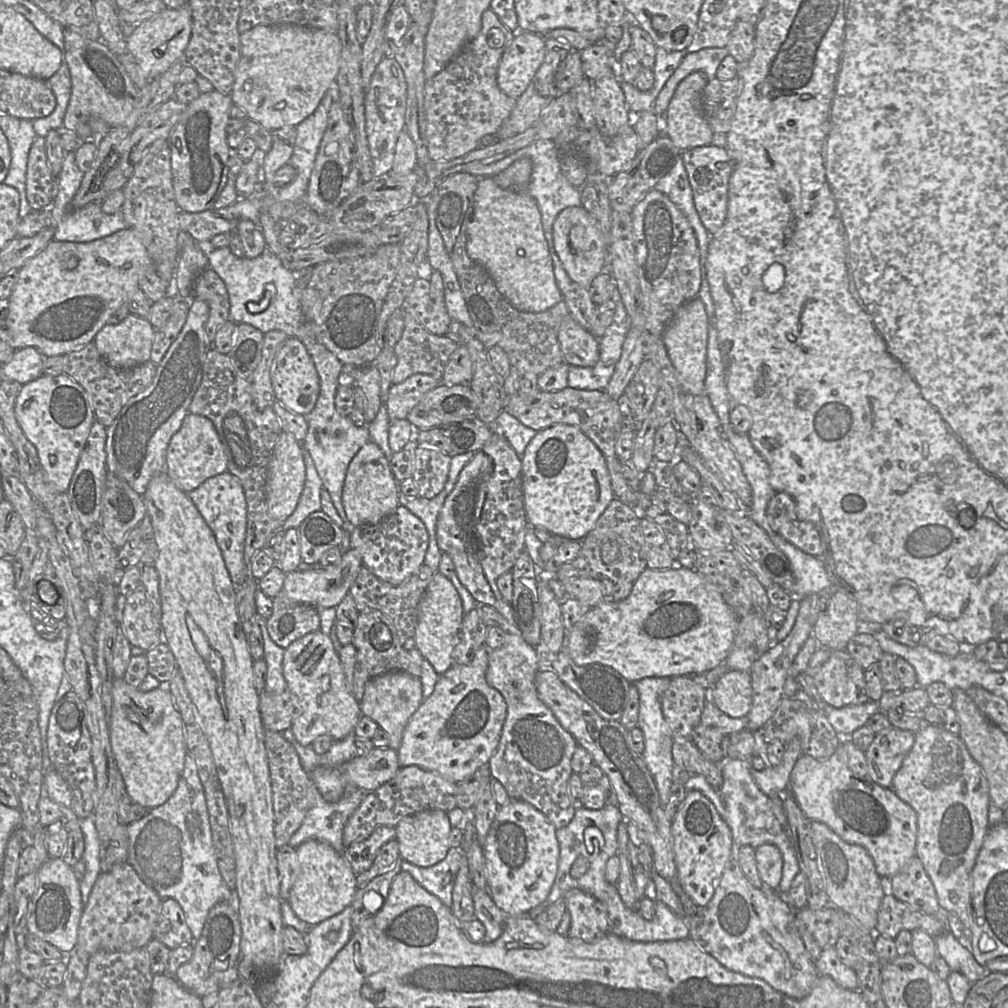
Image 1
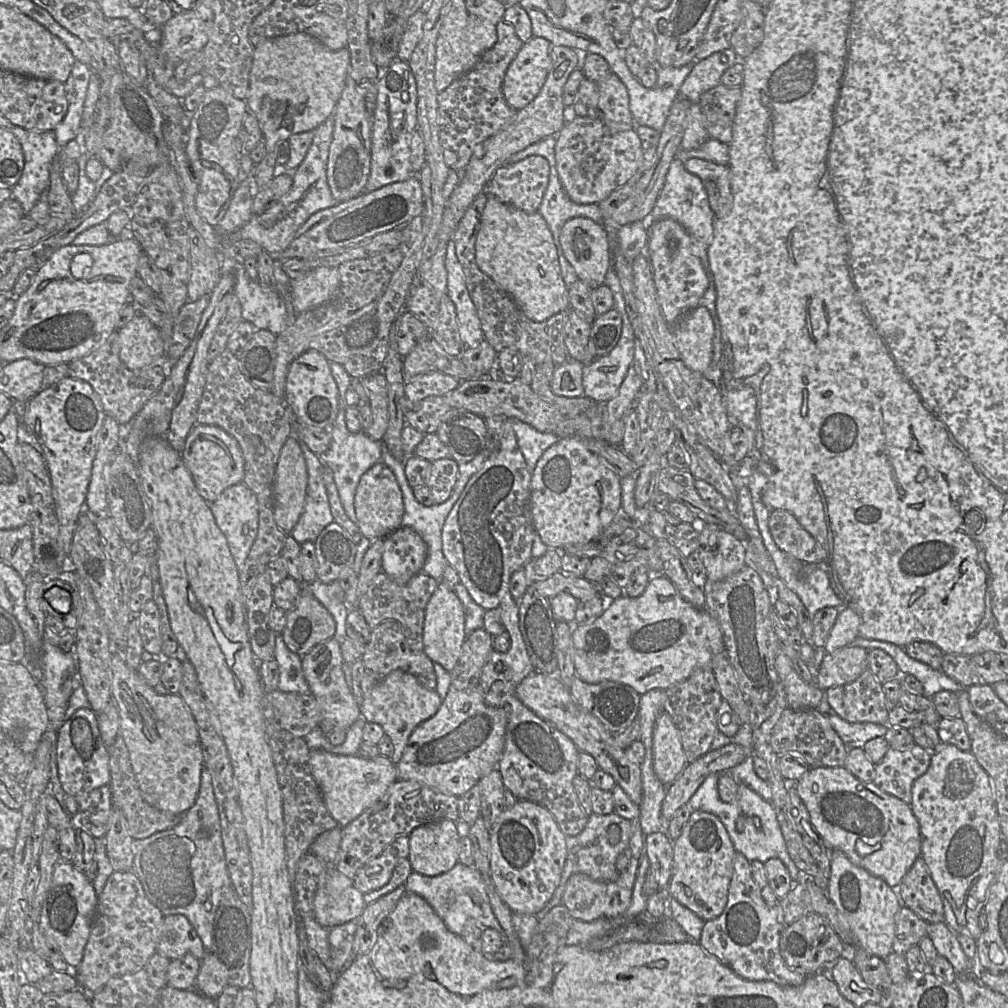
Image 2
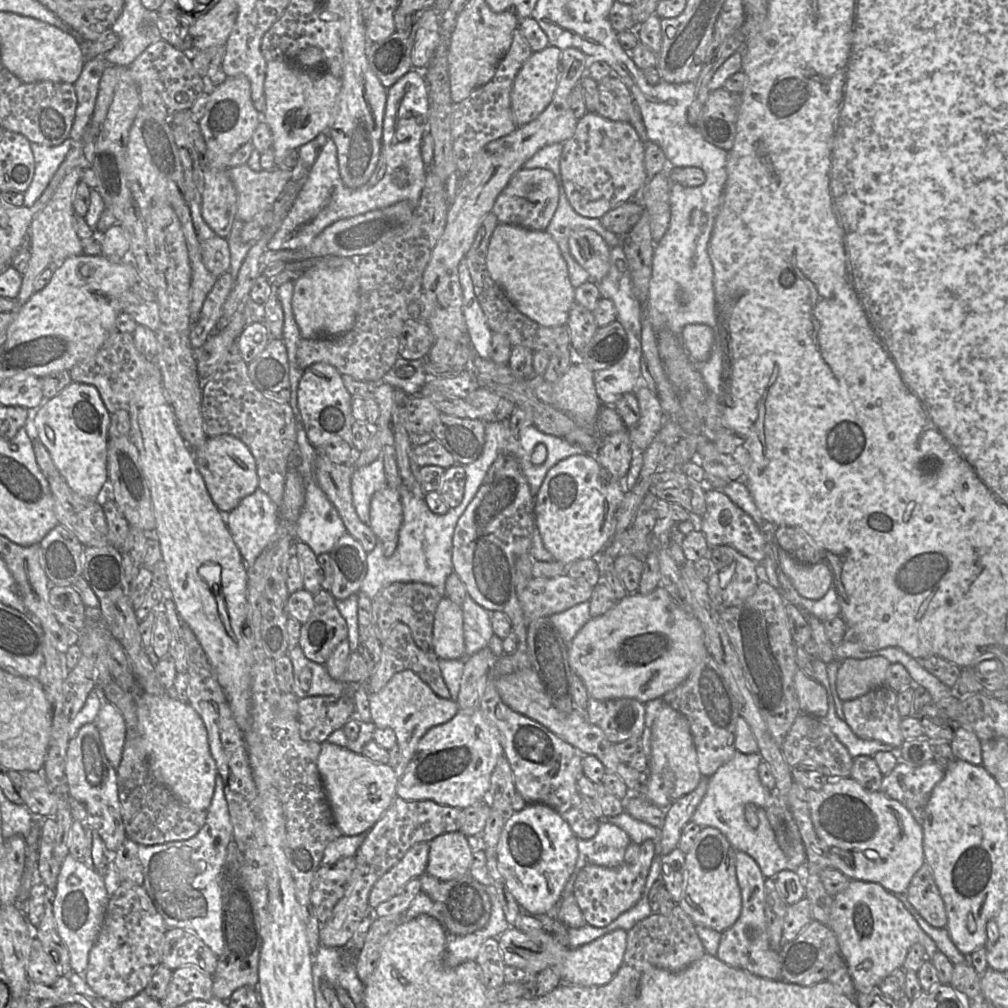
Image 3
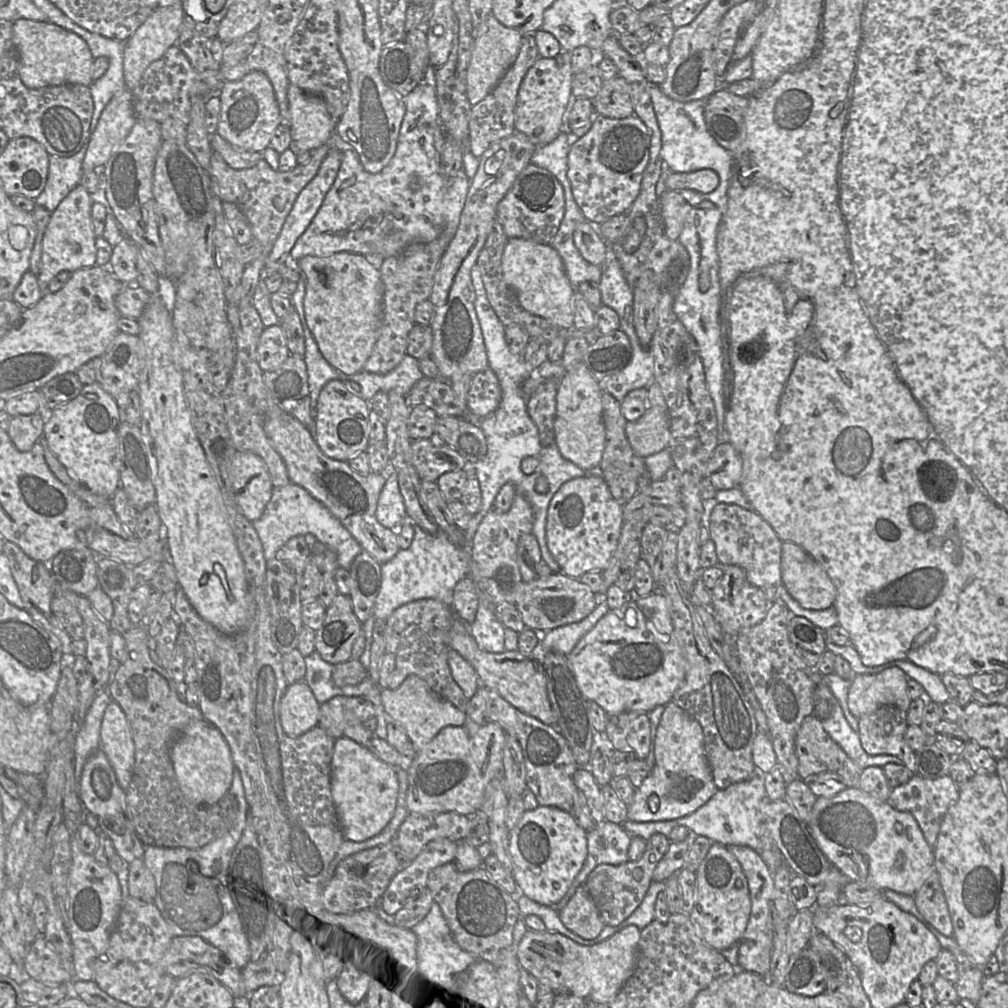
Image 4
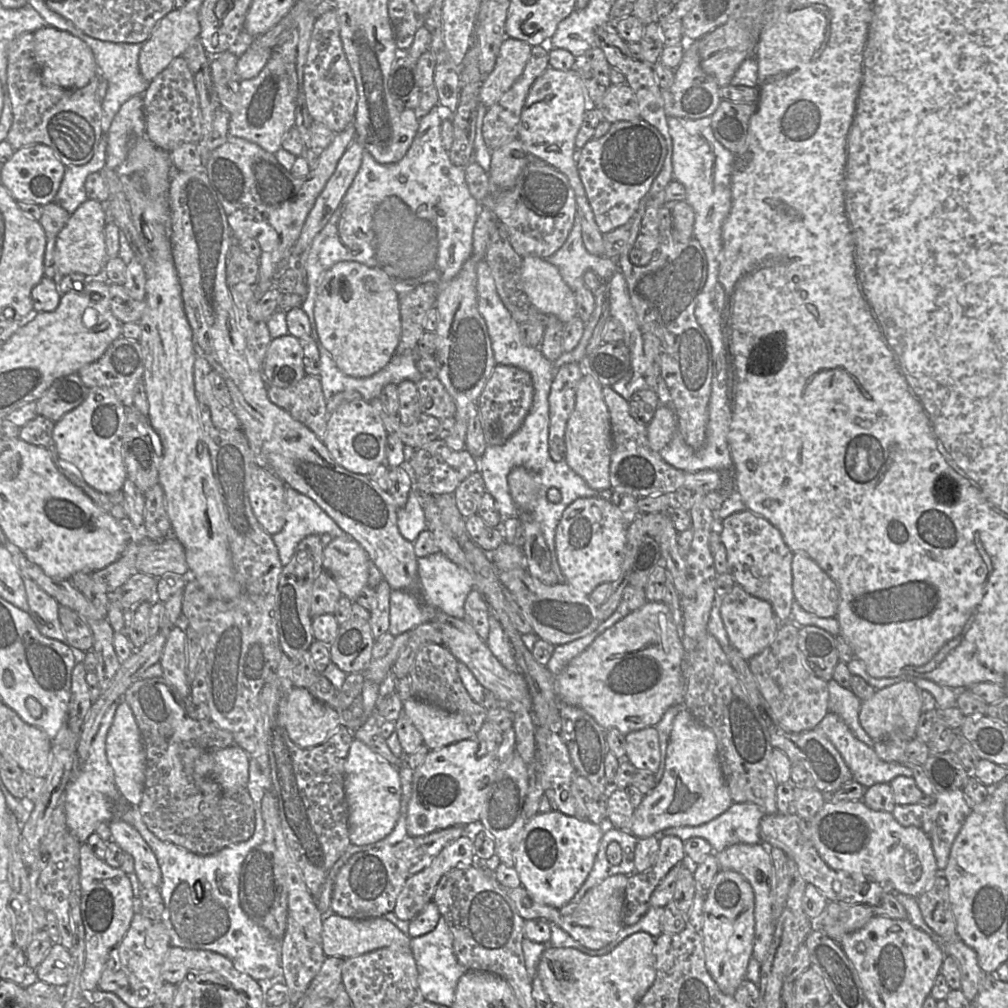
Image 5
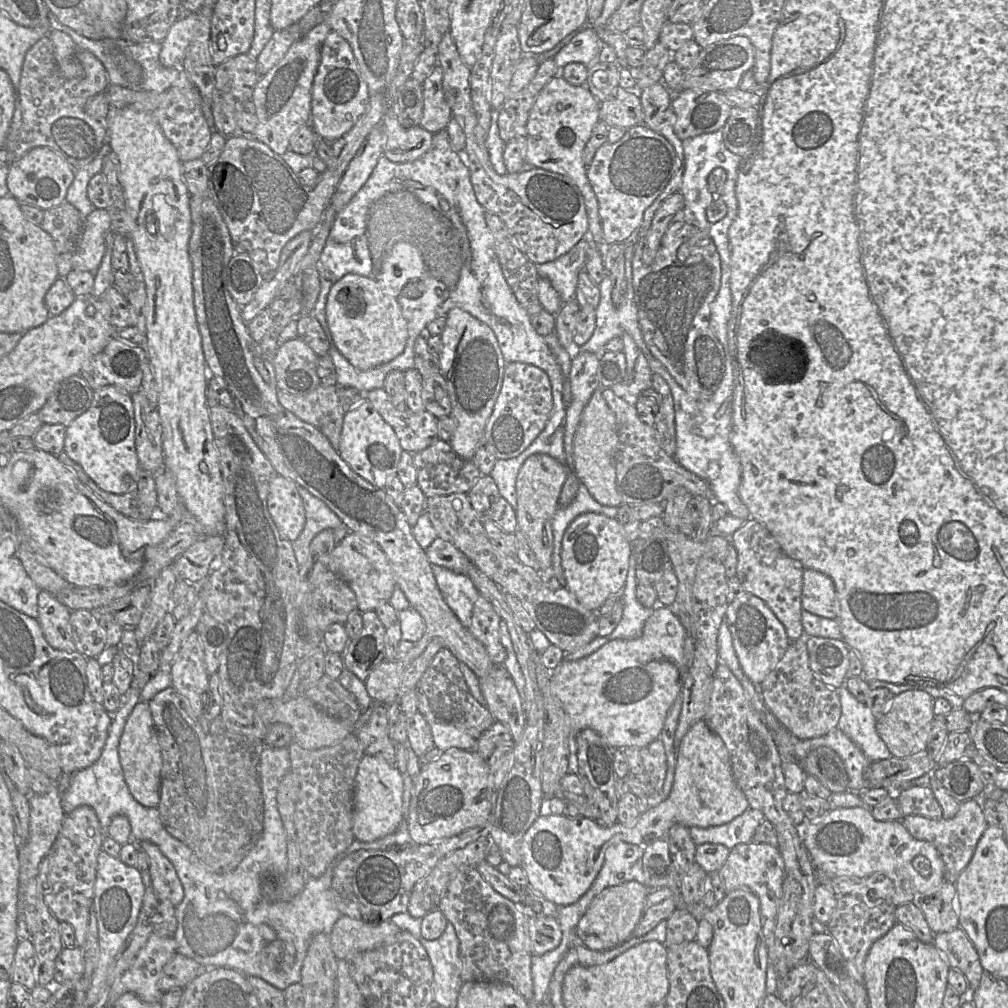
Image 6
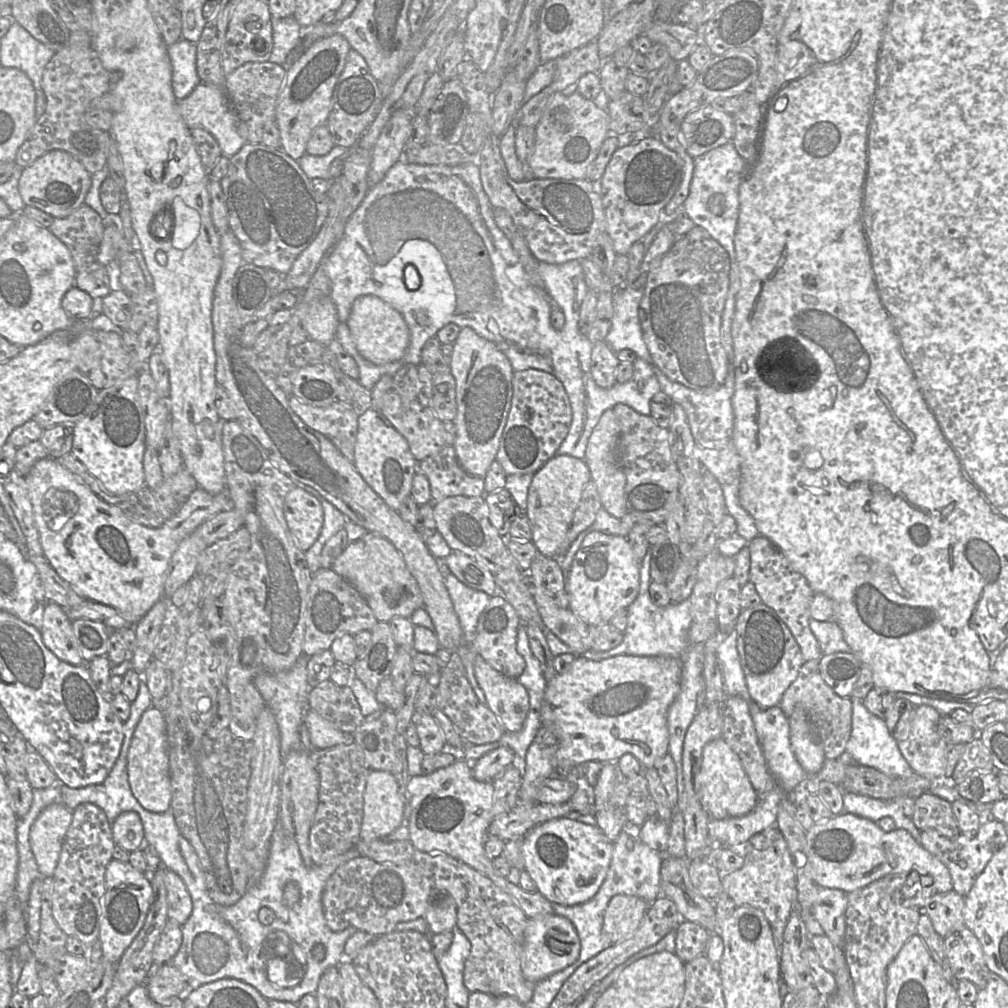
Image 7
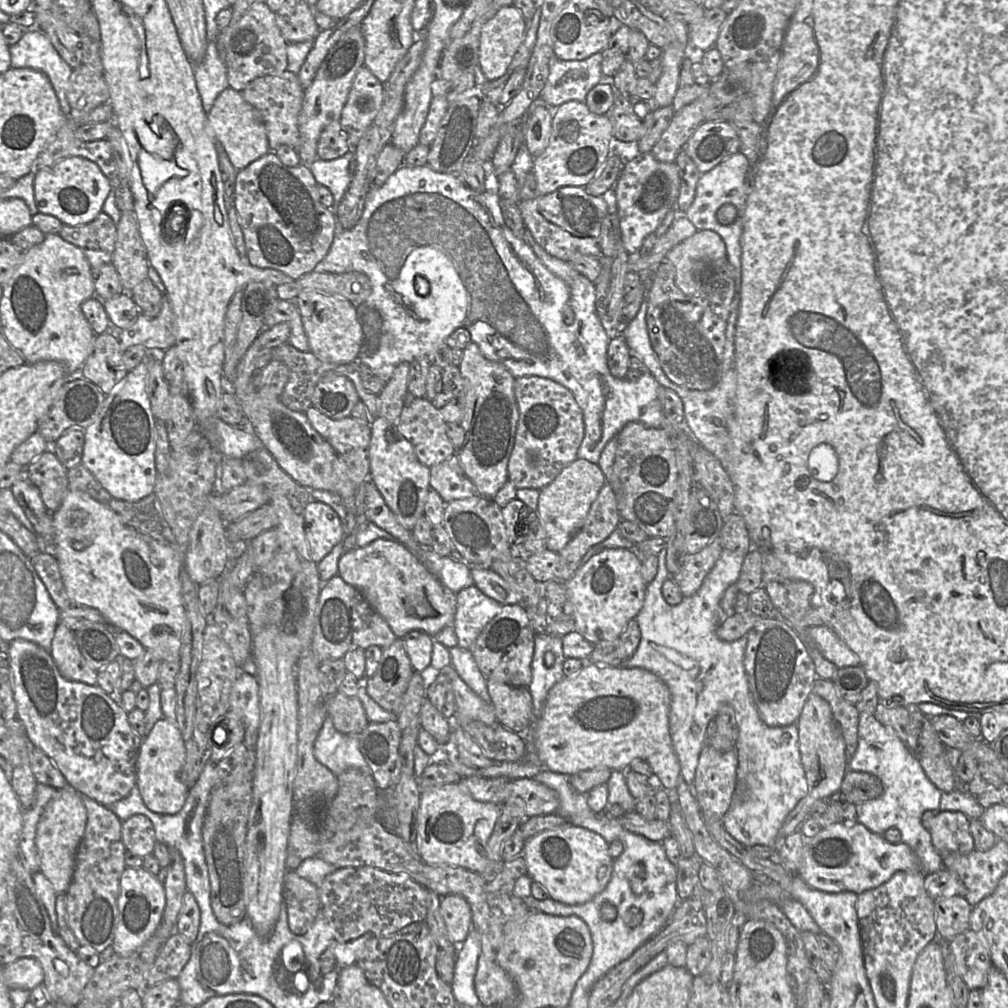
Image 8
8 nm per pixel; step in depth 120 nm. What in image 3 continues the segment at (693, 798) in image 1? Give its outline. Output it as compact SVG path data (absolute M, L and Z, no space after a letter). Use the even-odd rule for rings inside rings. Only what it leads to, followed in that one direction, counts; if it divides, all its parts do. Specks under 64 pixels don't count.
M713 827L701 828L691 849L685 854L686 886L678 906L695 925L722 933L739 918L742 897L736 876L735 854L726 837Z

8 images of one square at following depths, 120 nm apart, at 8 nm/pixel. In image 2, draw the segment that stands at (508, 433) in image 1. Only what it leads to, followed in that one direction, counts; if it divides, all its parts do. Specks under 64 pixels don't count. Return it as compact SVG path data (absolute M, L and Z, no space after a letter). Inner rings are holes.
M513 419L513 428L530 472L543 452L560 439L555 433L540 432L519 419Z

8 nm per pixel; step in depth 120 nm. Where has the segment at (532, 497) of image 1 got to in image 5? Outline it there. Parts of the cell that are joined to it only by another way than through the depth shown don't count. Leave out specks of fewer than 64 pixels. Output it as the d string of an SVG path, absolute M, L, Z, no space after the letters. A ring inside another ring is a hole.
M600 496L578 498L564 511L555 534L558 564L566 582L590 596L602 583L612 583L621 575L627 543L627 524L621 510Z

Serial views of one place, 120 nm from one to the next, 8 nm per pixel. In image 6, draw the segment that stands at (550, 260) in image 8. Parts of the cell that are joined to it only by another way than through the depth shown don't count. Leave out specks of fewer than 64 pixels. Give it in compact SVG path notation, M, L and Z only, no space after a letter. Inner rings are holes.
M585 236L565 255L537 266L539 276L551 283L563 304L575 300L578 276L584 269L588 247L589 236Z

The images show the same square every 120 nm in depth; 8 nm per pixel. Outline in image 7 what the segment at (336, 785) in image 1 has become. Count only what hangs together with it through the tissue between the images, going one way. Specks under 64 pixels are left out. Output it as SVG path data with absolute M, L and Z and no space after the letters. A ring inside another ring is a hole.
M371 770L364 793L364 815L360 839L387 838L404 822L409 793L402 789L393 773Z

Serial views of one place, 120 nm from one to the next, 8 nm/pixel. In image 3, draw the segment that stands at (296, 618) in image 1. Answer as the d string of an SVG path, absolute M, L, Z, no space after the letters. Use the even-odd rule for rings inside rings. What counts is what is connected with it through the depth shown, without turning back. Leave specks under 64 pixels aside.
M327 590L313 596L314 608L307 622L301 625L298 646L311 661L325 664L333 650L348 637L348 626L336 606L336 599Z

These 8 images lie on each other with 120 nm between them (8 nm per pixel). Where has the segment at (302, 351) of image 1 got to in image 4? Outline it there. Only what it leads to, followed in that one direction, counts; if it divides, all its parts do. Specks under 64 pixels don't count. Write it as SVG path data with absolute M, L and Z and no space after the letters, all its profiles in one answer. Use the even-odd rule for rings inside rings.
M330 380L320 391L313 412L313 435L327 457L347 462L365 452L370 439L370 414L373 412L369 403L354 394L346 383Z

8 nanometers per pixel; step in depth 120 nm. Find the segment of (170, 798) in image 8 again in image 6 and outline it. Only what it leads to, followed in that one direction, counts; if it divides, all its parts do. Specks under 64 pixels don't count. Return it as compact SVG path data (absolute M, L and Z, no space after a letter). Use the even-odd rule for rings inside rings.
M140 701L132 710L119 740L118 751L123 777L130 794L143 807L156 809L160 801L162 756L147 703Z

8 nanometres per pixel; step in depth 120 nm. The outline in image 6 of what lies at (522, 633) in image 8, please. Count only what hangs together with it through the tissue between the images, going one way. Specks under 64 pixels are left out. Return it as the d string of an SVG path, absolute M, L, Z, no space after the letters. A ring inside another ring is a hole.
M480 595L473 606L469 630L483 644L496 666L503 666L507 655L500 639L501 622L492 604Z

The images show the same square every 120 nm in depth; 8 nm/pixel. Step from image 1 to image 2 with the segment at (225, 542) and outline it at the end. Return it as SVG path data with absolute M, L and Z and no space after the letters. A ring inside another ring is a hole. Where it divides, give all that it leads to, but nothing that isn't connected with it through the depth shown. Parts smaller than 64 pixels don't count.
M241 482L226 488L210 503L210 509L240 571L258 531L257 499Z

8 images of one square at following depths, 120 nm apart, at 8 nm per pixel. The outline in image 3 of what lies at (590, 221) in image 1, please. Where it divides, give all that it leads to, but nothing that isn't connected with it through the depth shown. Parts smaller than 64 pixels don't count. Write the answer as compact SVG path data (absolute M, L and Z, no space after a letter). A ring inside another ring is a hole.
M577 229L568 239L569 250L578 264L599 283L610 268L610 250L607 242L592 229Z

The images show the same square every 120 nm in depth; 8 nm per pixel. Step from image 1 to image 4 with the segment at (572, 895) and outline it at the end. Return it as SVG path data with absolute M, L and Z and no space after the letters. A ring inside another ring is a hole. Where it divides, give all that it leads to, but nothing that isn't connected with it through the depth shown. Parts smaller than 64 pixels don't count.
M653 835L647 841L646 850L639 860L620 865L600 864L588 875L584 886L605 926L618 926L641 904L653 882L654 871L667 852L670 843L671 840L665 835Z

